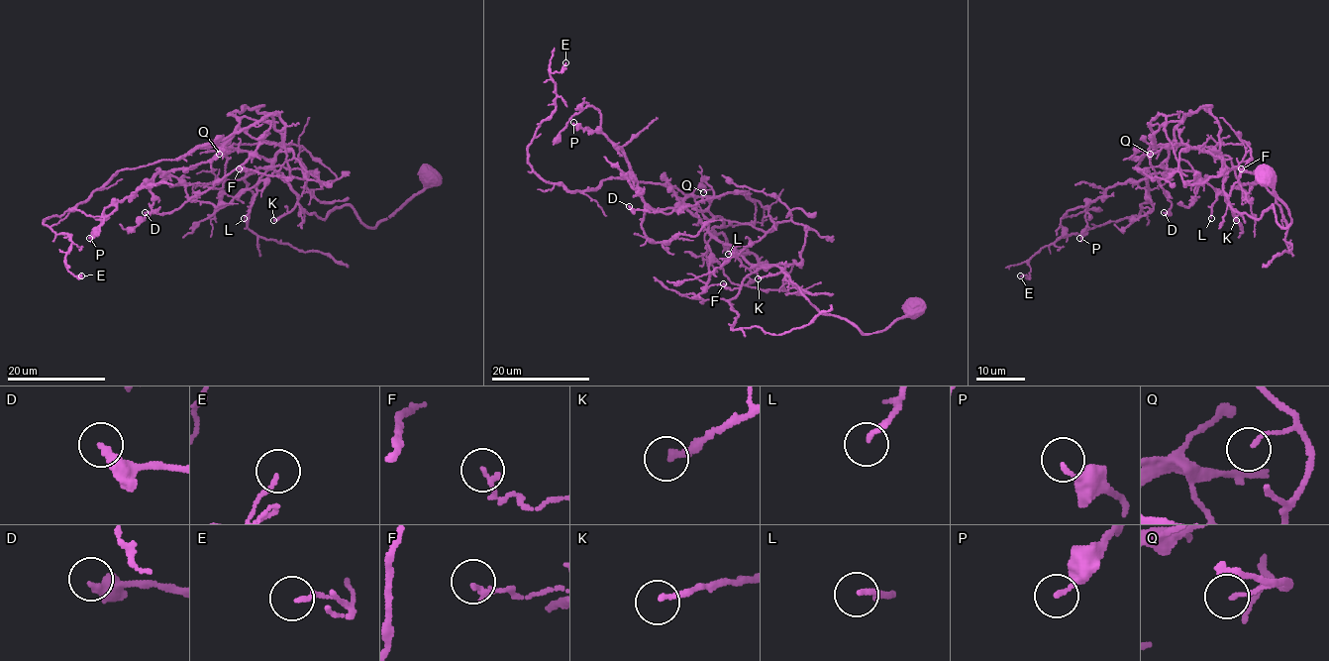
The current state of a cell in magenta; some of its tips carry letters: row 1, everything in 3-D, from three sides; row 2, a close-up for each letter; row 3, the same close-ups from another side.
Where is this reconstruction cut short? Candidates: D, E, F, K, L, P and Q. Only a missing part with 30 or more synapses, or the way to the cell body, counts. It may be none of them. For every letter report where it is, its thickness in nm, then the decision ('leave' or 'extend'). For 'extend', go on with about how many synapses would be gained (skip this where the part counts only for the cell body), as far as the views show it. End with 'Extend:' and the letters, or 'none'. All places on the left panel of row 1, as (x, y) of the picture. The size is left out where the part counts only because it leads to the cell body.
D: place (145, 212); calibre 300 nm; leave
E: place (81, 275); calibre 130 nm; leave
F: place (239, 168); calibre 160 nm; leave
K: place (273, 220); calibre 190 nm; leave
L: place (244, 218); calibre 170 nm; leave
P: place (89, 238); calibre 140 nm; leave
Q: place (219, 154); calibre 120 nm; leave
Extend: none

